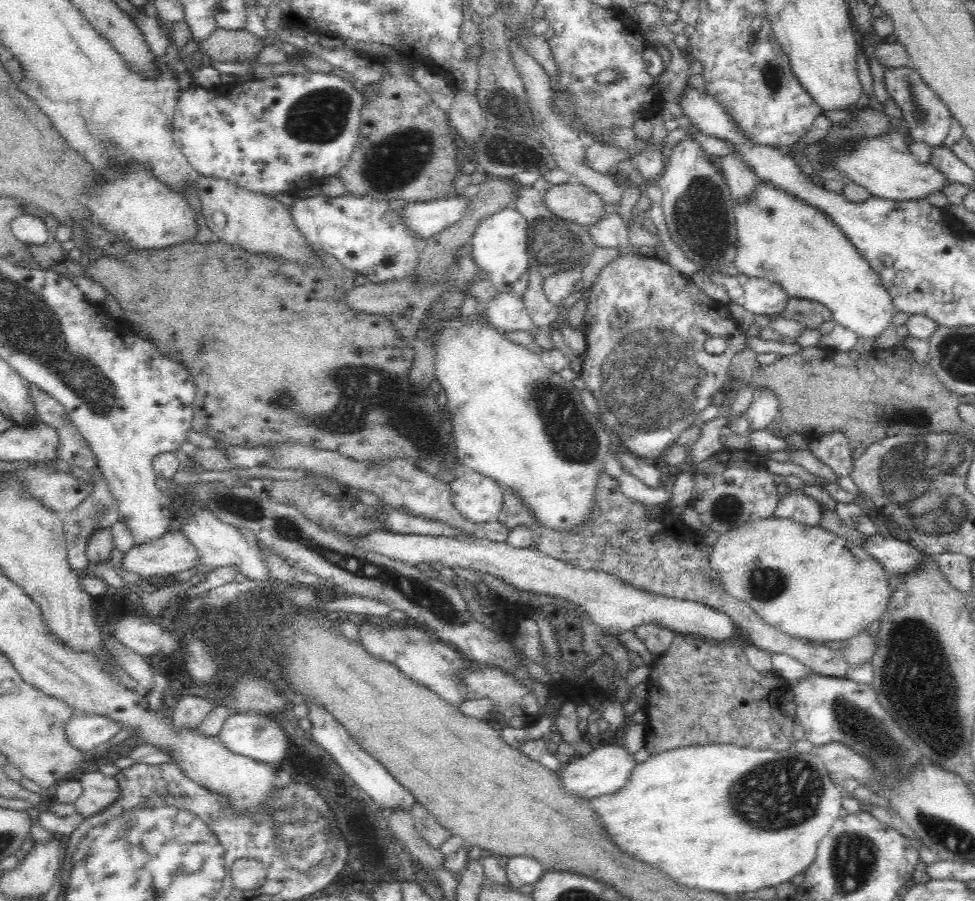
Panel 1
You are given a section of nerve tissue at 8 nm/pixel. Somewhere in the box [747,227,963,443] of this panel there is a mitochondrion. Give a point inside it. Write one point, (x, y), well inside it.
(884, 416)

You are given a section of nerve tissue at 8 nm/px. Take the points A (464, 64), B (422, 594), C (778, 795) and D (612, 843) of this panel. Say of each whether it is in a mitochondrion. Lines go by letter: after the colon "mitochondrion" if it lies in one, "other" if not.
A: other
B: mitochondrion
C: mitochondrion
D: other

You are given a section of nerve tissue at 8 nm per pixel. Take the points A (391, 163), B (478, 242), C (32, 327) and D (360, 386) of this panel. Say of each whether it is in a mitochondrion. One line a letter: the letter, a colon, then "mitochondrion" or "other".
A: mitochondrion
B: other
C: mitochondrion
D: mitochondrion

